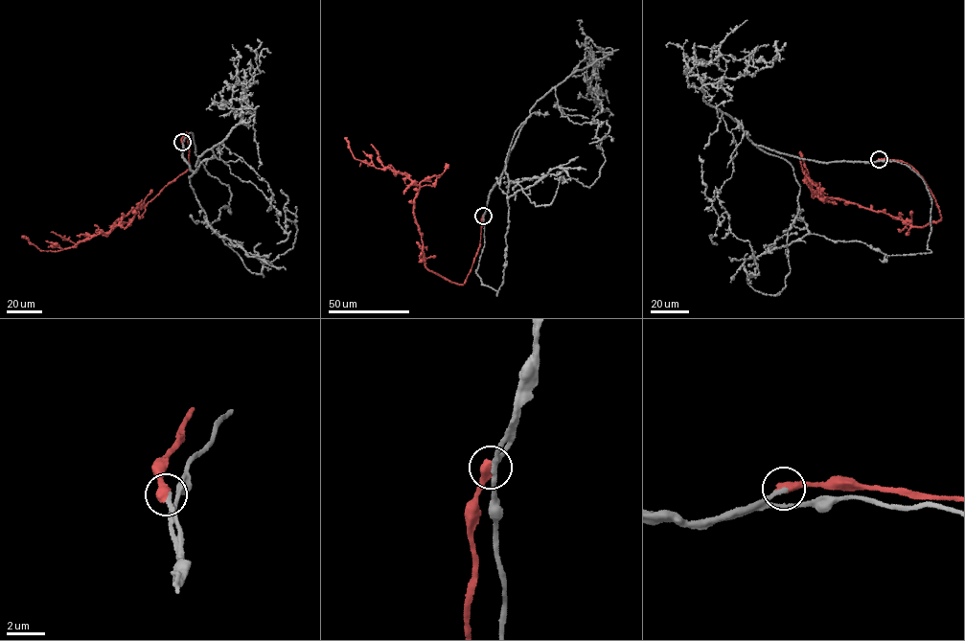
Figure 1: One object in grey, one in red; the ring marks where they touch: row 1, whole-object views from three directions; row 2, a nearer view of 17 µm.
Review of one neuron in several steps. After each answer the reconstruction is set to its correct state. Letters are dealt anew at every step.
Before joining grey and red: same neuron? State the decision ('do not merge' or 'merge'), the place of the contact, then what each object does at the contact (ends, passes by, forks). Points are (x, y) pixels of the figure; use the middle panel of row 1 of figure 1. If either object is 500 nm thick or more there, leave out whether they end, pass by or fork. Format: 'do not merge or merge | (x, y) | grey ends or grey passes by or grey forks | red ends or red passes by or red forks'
merge | (483, 216)

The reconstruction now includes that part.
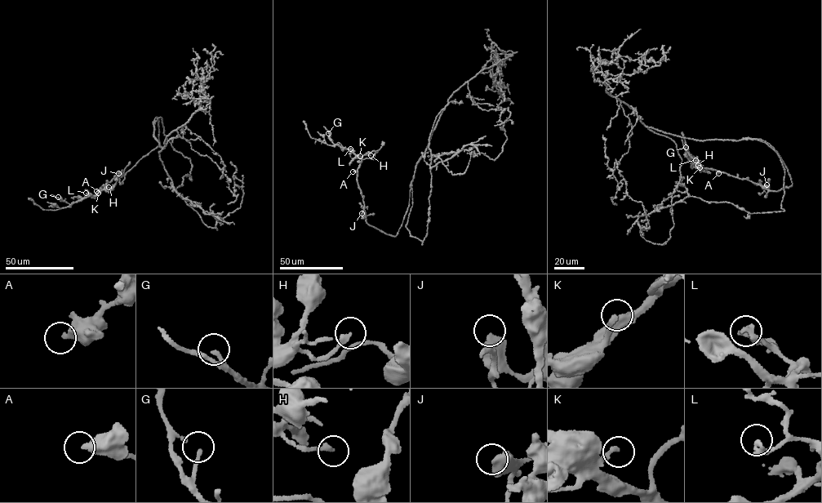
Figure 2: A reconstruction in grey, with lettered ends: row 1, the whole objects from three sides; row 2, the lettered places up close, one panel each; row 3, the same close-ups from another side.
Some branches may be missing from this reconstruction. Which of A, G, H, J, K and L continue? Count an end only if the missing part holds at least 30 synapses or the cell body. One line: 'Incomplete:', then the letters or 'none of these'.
Incomplete: none of these

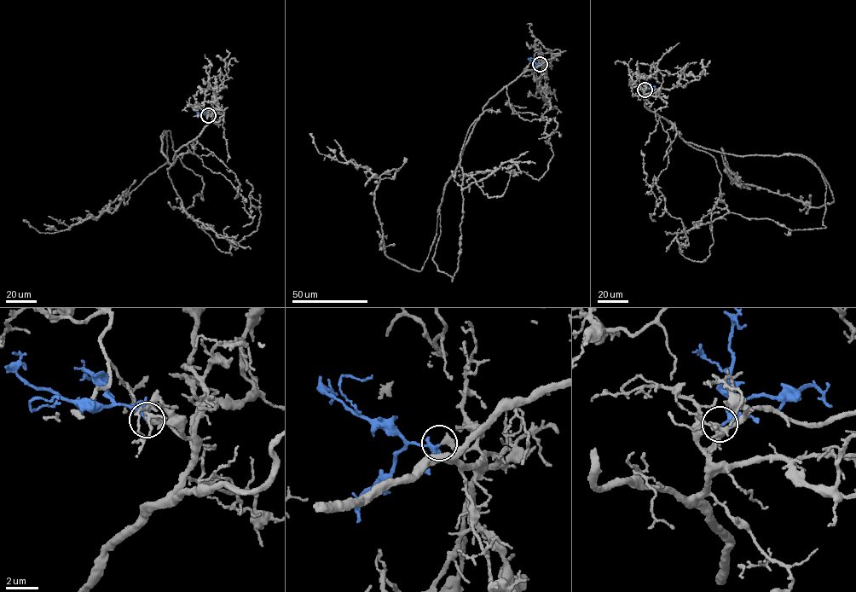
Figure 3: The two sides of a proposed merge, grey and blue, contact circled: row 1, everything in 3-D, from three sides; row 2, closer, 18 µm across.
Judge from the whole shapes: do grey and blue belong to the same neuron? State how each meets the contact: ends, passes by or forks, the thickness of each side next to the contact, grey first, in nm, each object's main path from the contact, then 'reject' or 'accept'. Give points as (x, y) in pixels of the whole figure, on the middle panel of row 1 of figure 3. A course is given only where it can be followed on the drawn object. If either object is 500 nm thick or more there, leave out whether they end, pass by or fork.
grey ends | blue forks | 400/170 nm | grey via (540, 64), (483, 107), (445, 187), (420, 270), (385, 253), (374, 202), (379, 179), (320, 153), (309, 134) | blue via (540, 64), (529, 58) | accept

